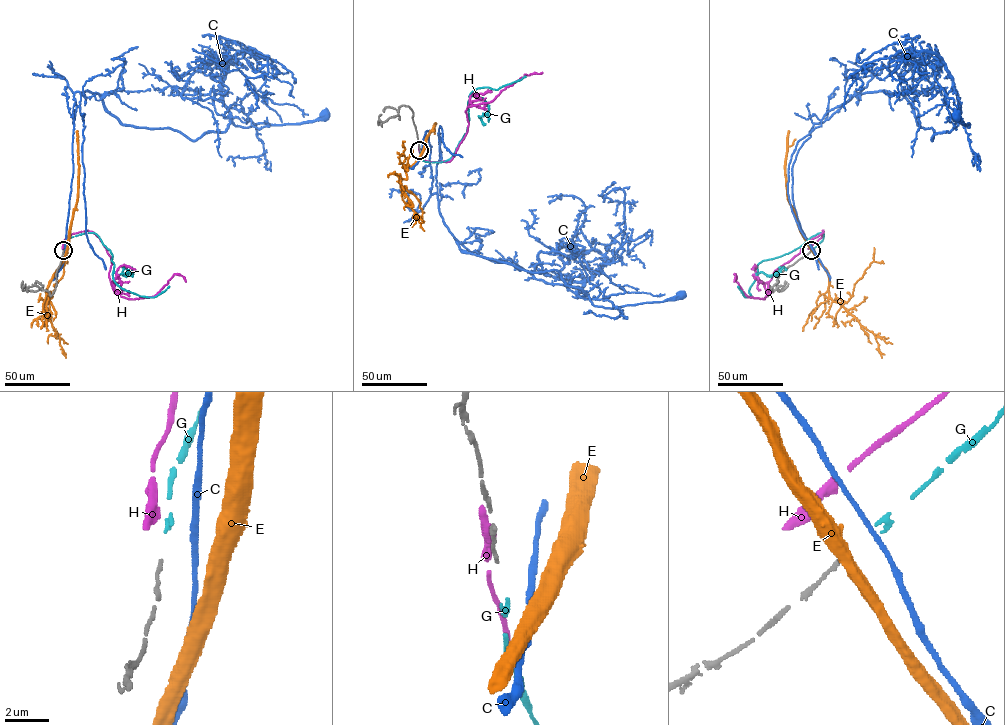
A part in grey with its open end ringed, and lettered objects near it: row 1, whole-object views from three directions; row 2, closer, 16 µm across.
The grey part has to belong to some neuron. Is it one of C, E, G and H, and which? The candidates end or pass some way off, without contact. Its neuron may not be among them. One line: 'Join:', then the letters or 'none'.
Join: G

